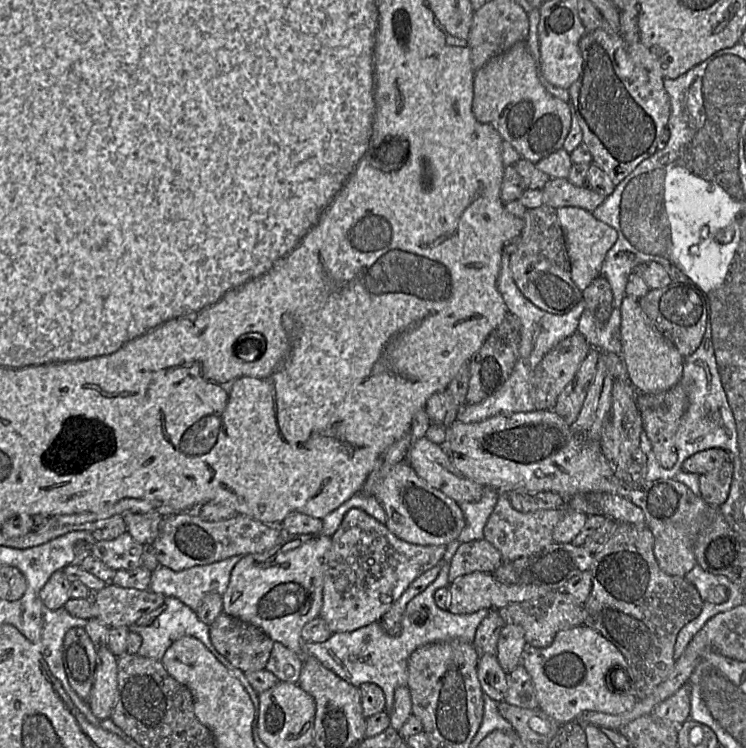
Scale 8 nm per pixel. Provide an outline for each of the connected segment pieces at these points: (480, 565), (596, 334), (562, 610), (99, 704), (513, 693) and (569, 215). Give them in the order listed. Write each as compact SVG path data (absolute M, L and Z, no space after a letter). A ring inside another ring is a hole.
M486 539L448 546L443 558L448 566L448 580L452 583L459 577L480 571L493 573L503 561L500 551Z
M613 308L609 319L601 322L592 311L585 309L581 314L578 332L589 342L592 348L600 352L621 354L621 313L619 308Z
M552 591L533 600L509 604L499 608L499 613L504 623L520 626L528 645L536 648L548 647L560 631L583 625L585 620L584 605L565 591Z
M109 648L98 649L95 680L91 689L88 705L92 714L99 720L110 718L117 700L118 657Z
M522 665L507 673L507 681L508 688L504 702L526 709L538 707L534 683Z
M579 207L558 208L557 215L566 240L572 280L584 291L595 279L602 276L602 264L608 251L617 241L617 231L597 219L591 212Z

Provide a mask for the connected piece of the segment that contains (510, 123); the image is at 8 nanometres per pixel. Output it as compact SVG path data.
M526 41L518 42L494 56L474 78L473 112L478 121L490 125L519 155L536 164L561 150L572 123L569 103L551 95L541 84L539 70Z

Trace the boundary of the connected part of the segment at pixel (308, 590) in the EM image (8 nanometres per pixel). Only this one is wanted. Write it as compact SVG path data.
M300 535L285 538L274 548L244 556L233 568L229 585L222 594L223 612L251 623L263 630L274 642L302 655L303 627L319 617L323 605L322 561L331 546L329 536Z

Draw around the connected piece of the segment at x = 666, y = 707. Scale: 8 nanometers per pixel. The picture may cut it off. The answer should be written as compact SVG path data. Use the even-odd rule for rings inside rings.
M683 685L675 694L657 705L653 711L654 717L662 723L672 723L679 727L690 719L691 686Z

